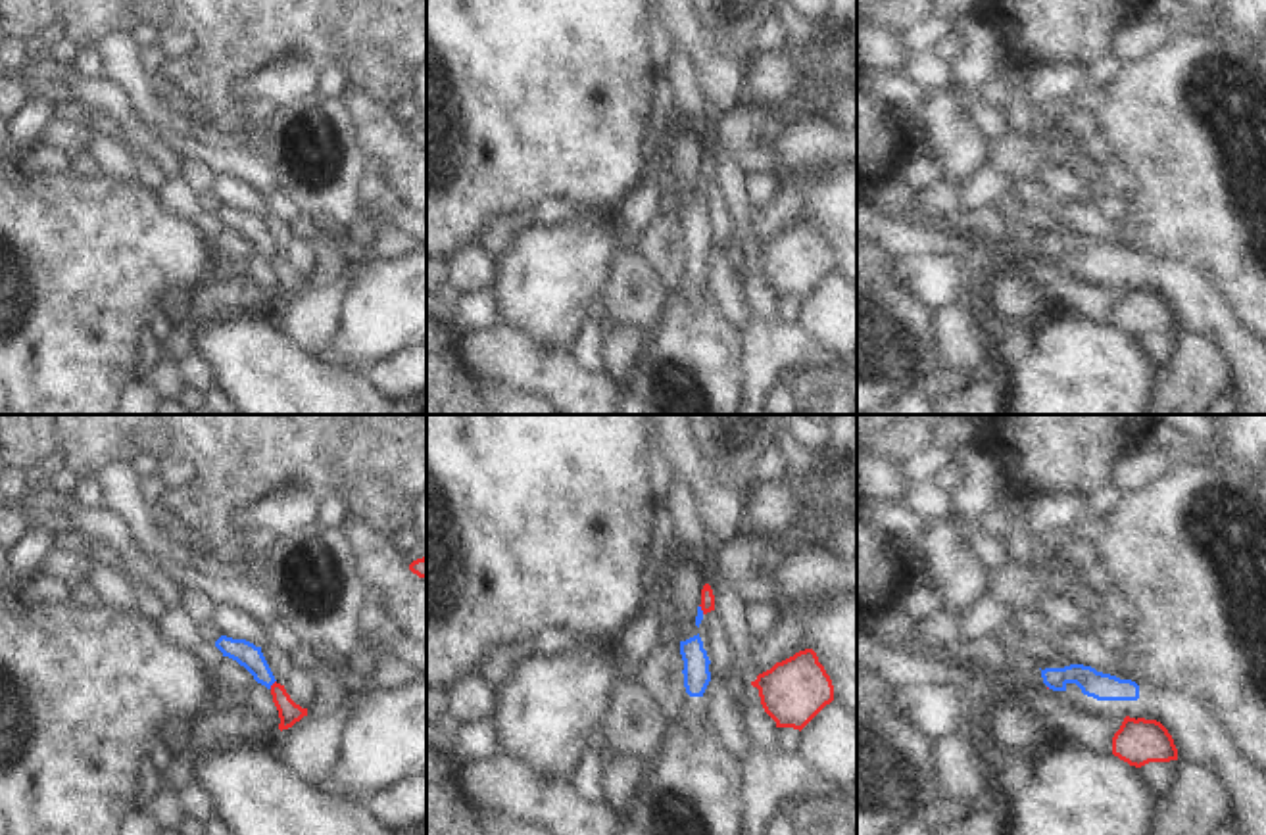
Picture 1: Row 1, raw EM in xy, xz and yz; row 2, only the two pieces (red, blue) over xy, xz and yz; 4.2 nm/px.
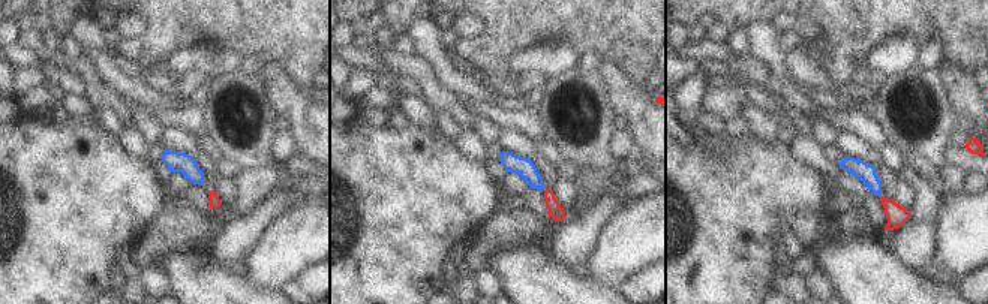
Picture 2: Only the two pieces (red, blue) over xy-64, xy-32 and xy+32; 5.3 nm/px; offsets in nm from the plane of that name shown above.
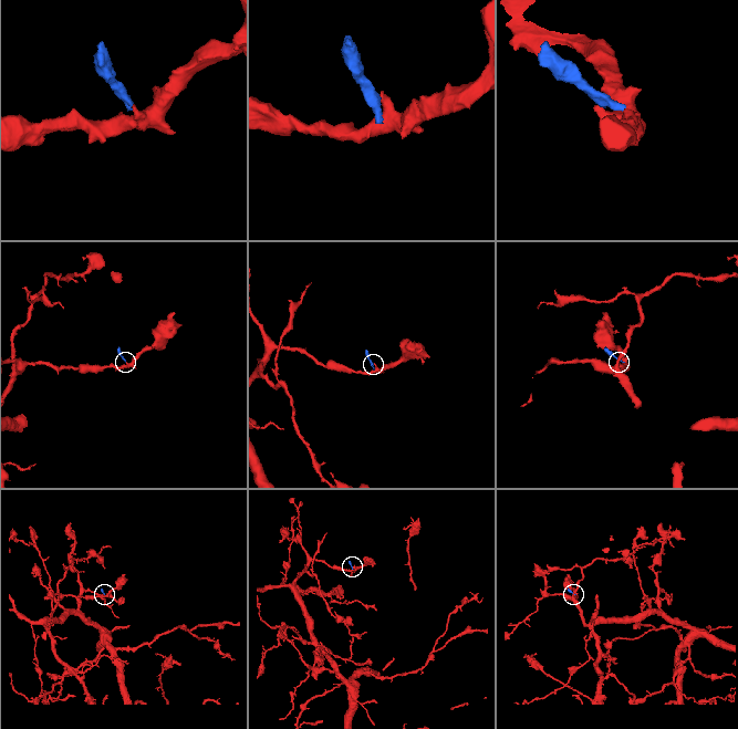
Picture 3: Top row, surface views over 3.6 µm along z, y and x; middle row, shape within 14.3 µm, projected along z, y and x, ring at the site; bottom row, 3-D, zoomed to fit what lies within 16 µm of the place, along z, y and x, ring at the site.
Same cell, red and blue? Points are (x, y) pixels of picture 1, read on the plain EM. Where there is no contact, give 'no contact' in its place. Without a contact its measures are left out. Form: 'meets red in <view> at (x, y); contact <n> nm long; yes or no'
meets red in xy at (273, 254); contact 50 nm long; no

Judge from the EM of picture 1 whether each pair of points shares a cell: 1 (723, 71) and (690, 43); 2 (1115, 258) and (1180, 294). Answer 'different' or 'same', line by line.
1: same
2: same

